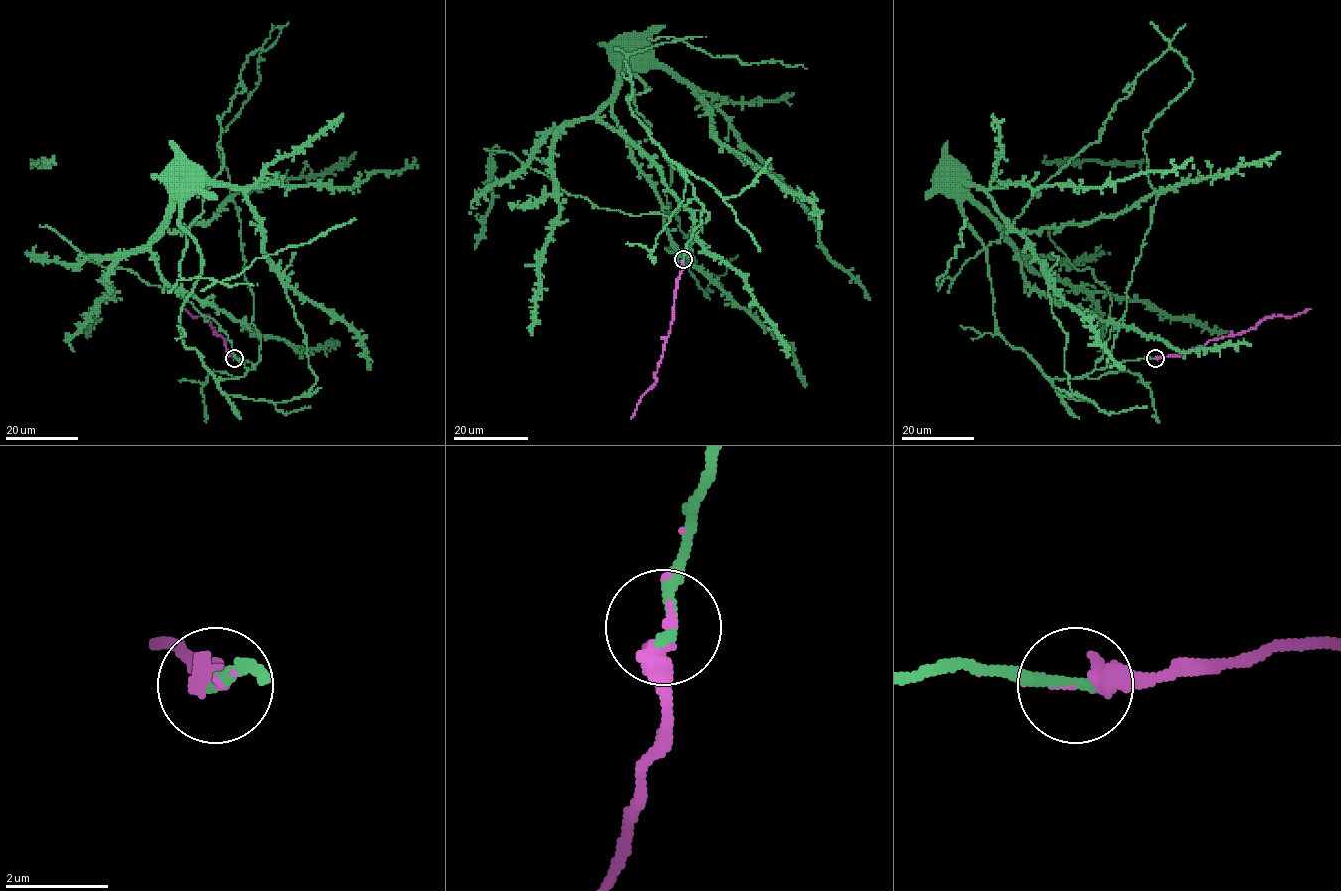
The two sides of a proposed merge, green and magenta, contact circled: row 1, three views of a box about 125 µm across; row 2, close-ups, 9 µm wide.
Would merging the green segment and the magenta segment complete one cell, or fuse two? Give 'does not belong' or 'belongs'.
belongs

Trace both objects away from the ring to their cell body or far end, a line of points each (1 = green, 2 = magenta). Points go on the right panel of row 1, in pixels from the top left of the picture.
1: (1155, 359), (1107, 364), (1118, 324), (1033, 289), (1023, 277), (1014, 245), (947, 180), (947, 174), (952, 175)
2: (1155, 359), (1182, 355), (1210, 340), (1255, 328), (1267, 318), (1290, 318), (1310, 308)

